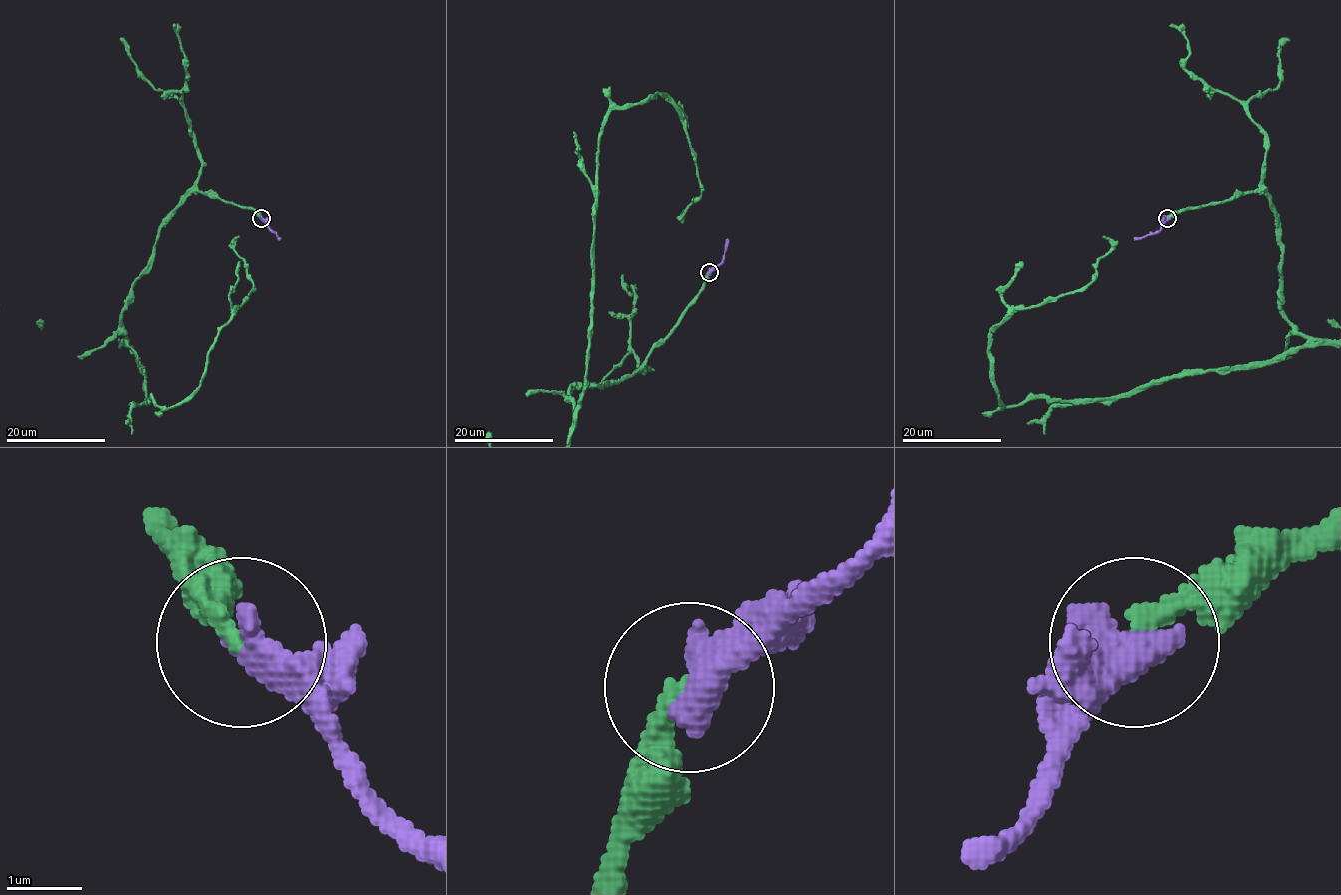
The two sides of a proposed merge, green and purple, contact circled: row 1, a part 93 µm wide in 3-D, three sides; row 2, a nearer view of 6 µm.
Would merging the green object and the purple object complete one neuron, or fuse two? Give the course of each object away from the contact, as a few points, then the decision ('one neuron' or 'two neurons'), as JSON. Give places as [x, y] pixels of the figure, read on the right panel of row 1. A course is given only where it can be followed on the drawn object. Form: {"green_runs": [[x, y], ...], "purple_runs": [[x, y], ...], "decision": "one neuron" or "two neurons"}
{"green_runs": [[1167, 218], [1262, 192], [1280, 307], [1307, 342], [1003, 407], [990, 334], [1084, 288], [1102, 236]], "purple_runs": [[1167, 218], [1156, 233], [1133, 238]], "decision": "one neuron"}

